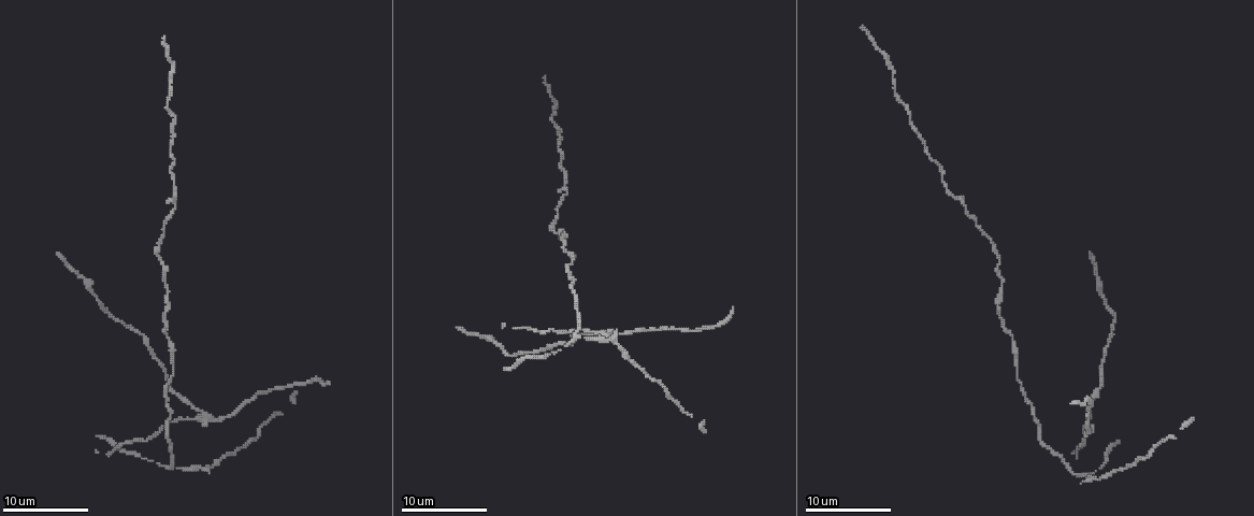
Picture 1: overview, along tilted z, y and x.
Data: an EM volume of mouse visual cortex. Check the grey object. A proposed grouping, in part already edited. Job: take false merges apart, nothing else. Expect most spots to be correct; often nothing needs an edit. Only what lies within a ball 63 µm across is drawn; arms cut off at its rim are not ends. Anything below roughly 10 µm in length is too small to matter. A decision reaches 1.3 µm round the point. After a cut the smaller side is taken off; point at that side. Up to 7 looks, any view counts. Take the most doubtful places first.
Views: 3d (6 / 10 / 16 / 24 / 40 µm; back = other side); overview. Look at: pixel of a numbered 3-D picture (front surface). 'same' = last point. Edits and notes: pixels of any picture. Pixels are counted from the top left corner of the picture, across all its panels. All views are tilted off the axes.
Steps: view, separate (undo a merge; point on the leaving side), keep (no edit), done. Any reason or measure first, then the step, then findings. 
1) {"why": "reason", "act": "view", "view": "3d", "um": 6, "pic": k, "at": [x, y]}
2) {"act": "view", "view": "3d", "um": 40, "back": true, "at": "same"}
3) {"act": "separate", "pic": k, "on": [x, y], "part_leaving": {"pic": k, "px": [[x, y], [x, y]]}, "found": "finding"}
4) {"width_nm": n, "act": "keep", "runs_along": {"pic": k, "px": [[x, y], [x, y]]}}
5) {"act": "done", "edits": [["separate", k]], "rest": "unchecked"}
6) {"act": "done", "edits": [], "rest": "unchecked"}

{"act": "view", "view": "3d", "um": 16, "pic": 1, "at": [204, 412]}

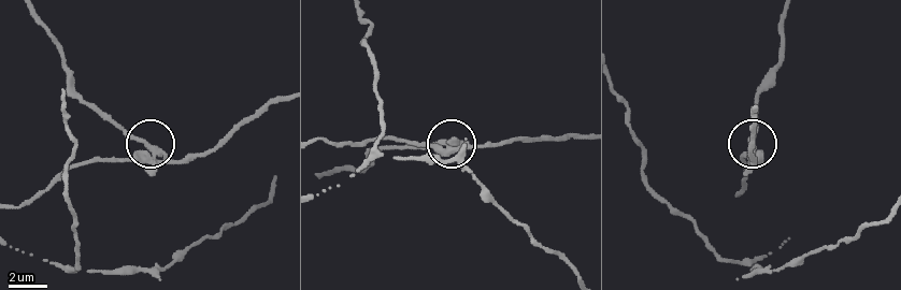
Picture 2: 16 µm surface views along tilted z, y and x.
{"act": "separate", "pic": 2, "on": [144, 142], "part_leaving": {"pic": 2, "px": [[163, 159], [108, 120], [77, 91], [59, 42], [37, 13]]}, "found": "a second neuron is stuck on"}

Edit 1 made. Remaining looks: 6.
{"act": "view", "view": "overview"}

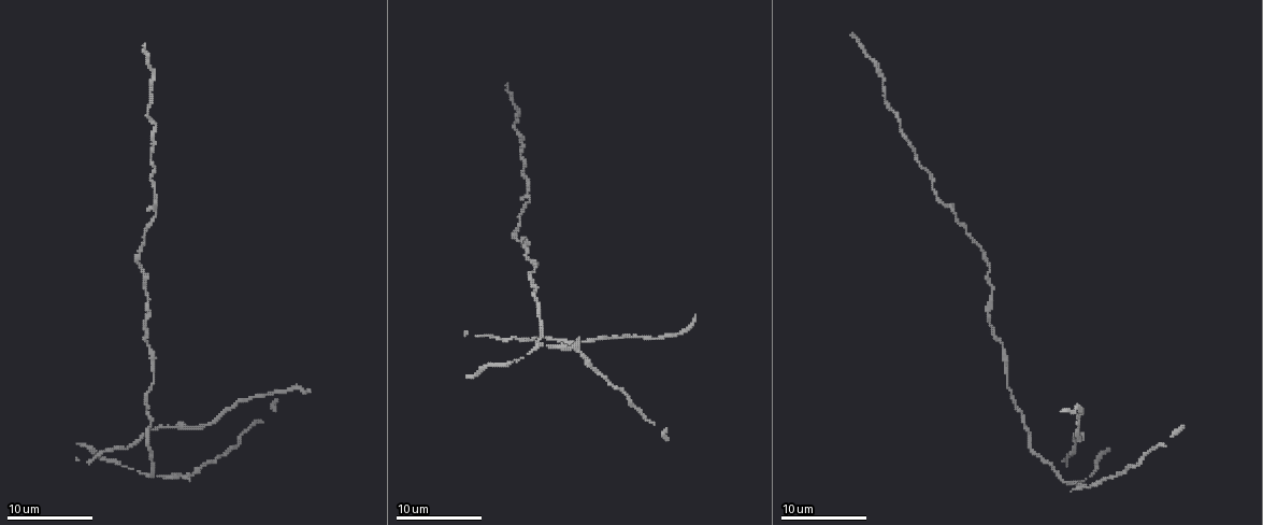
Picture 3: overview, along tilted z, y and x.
{"why": "thick turns thin", "act": "view", "view": "3d", "um": 10, "pic": 3, "at": [155, 212]}

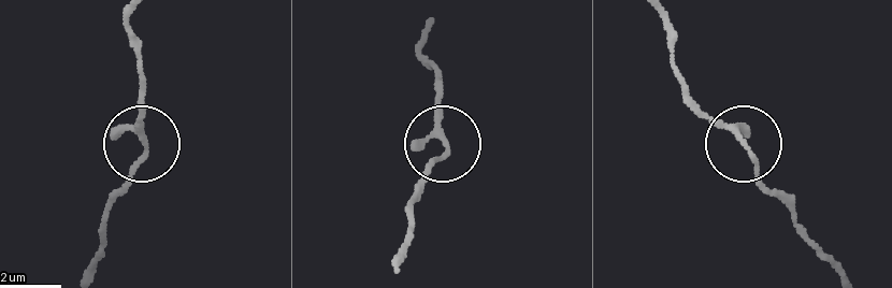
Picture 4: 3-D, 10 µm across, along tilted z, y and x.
{"act": "keep", "runs_along": {"pic": 4, "px": [[86, 275], [110, 203], [144, 145], [139, 91]]}, "found": "continuous, no second neuron"}

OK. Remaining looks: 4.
{"act": "view", "view": "3d", "um": 10, "pic": 3, "at": [538, 287]}

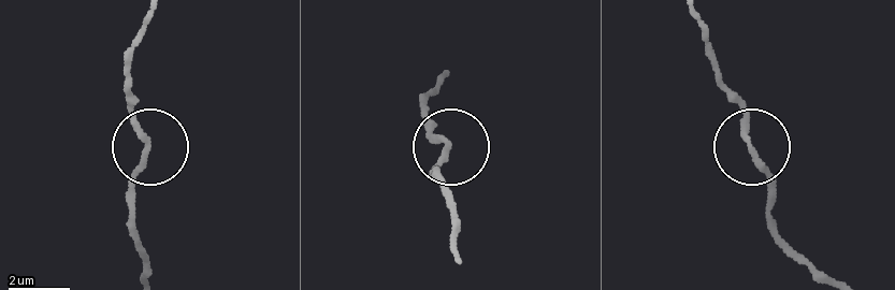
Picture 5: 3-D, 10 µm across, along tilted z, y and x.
{"act": "keep", "runs_along": {"pic": 5, "px": [[146, 146], [135, 184], [135, 234]]}, "found": "one neuron here"}

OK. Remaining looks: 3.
{"why": "thick turns thin", "act": "view", "view": "3d", "um": 16, "pic": 3, "at": [147, 110]}

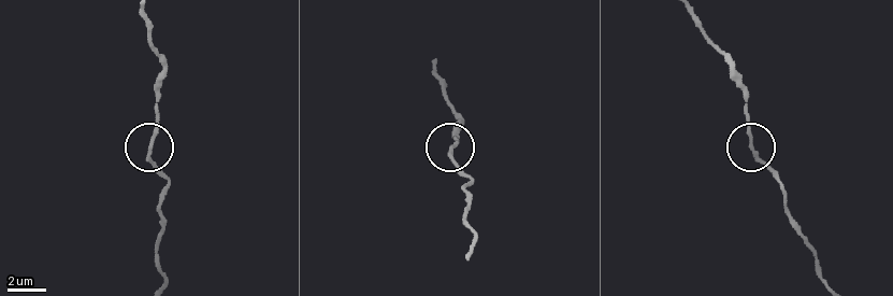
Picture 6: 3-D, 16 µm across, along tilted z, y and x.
{"width_nm": 160, "act": "keep", "runs_along": {"pic": 6, "px": [[164, 278], [157, 245], [167, 177], [149, 154], [155, 99]]}, "found": "continuous, no second neuron"}

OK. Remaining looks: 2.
{"act": "done", "edits": [["separate", 2]], "rest": "unchecked"}

